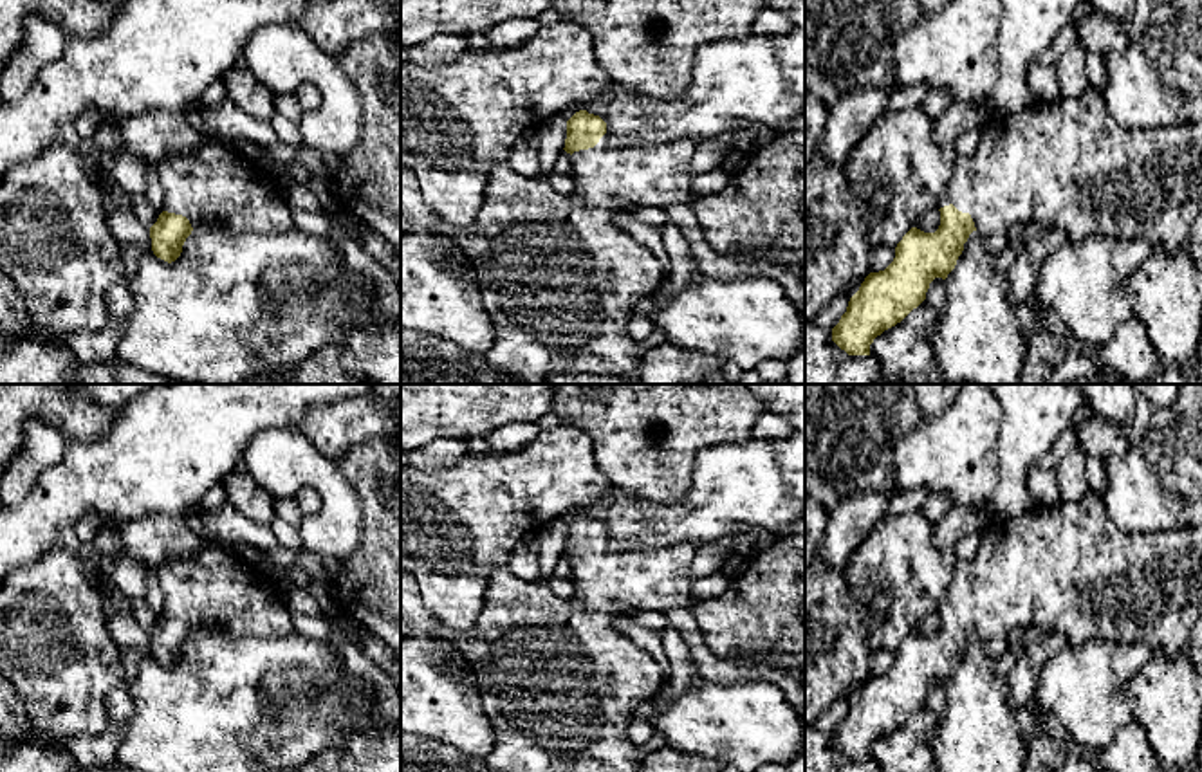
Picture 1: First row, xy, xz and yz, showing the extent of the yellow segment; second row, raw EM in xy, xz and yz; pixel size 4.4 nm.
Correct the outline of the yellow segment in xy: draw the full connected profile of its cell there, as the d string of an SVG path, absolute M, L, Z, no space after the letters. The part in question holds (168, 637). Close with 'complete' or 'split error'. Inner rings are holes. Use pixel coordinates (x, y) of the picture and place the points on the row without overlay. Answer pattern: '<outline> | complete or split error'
M204 541L191 554L153 559L164 615L150 631L152 655L171 667L186 642L213 624L233 635L278 637L292 630L285 592L235 547Z | split error

